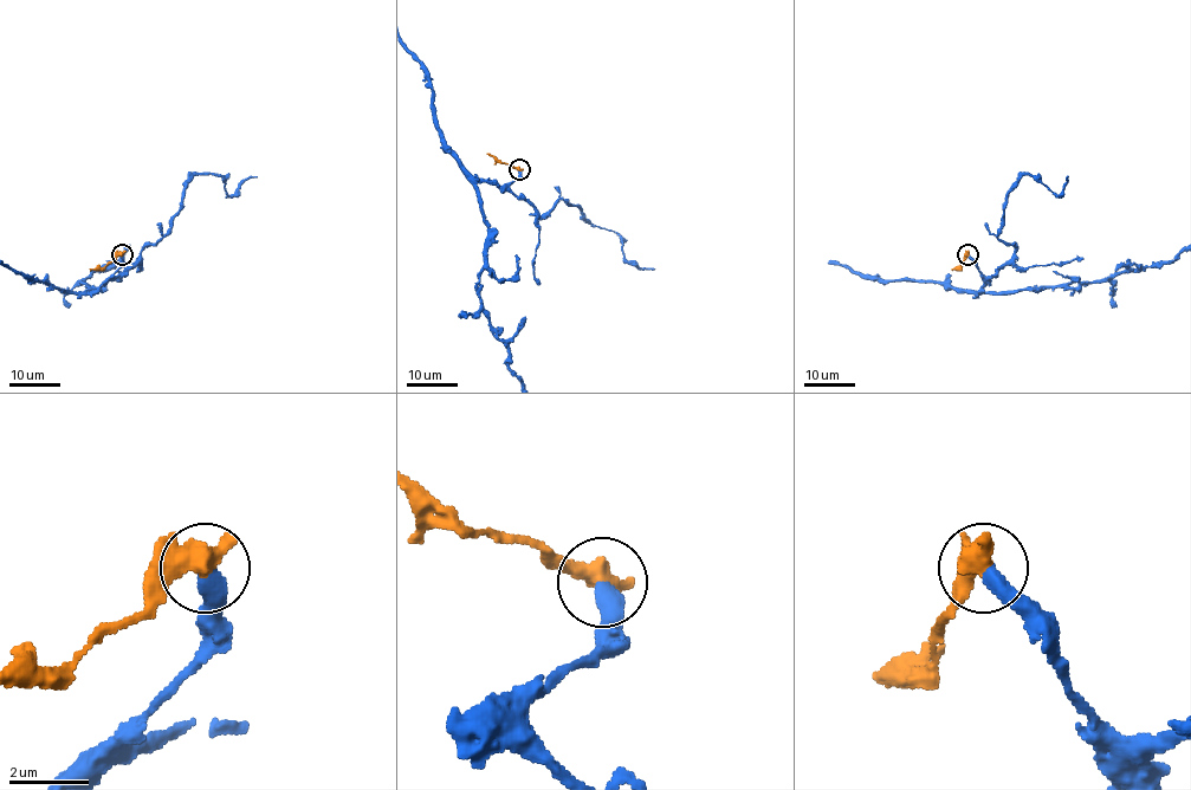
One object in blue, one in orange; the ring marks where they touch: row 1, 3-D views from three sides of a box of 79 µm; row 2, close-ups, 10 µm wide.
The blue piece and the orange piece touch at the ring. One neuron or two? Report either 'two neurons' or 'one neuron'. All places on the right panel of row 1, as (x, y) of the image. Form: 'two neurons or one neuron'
one neuron

